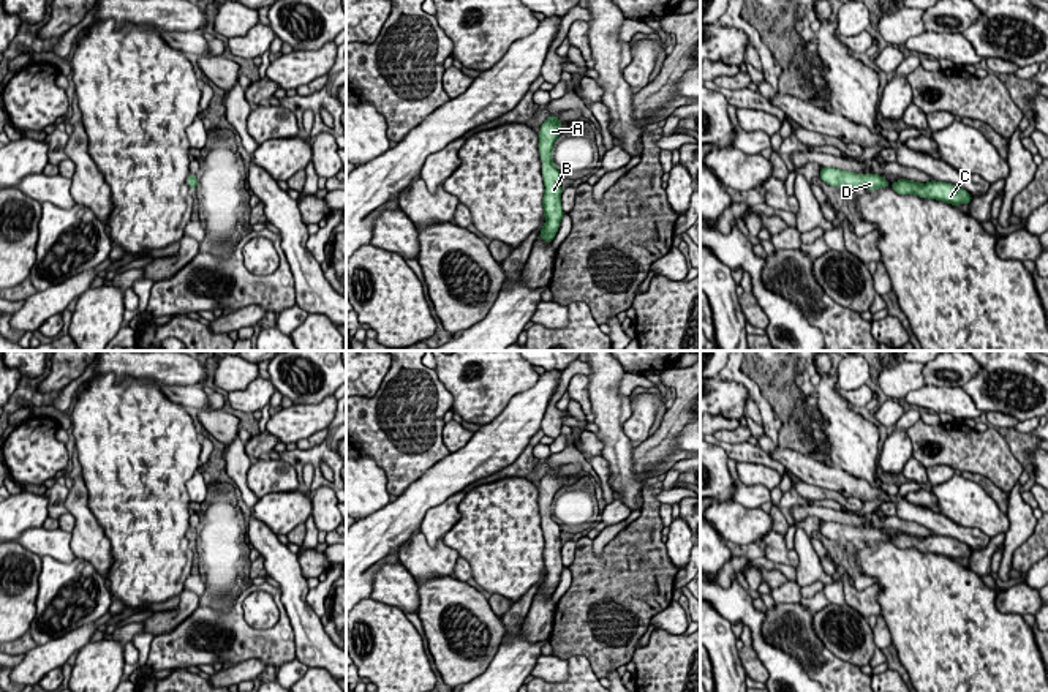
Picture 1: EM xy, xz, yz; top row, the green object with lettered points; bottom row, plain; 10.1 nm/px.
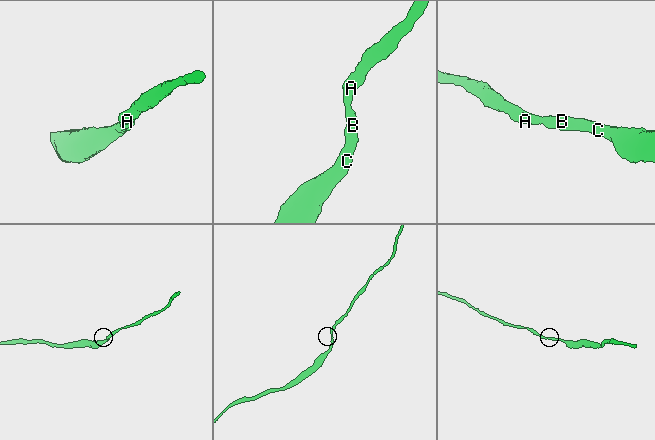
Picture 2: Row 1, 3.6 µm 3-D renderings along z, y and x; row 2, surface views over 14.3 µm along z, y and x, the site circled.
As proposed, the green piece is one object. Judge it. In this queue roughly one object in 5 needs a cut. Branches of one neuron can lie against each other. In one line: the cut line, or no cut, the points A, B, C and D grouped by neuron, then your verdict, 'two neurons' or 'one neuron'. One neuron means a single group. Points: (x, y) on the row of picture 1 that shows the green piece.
no cut | A B C D | one neuron

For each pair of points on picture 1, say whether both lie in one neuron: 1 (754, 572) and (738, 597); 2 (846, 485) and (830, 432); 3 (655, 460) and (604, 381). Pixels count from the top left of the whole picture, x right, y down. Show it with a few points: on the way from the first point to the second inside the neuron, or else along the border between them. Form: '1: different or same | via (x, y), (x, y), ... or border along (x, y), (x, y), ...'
1: different | border along (737, 580), (727, 586), (716, 585)
2: different | border along (830, 463), (857, 477), (863, 477), (873, 487)
3: different | border along (633, 447), (633, 473), (642, 482)

